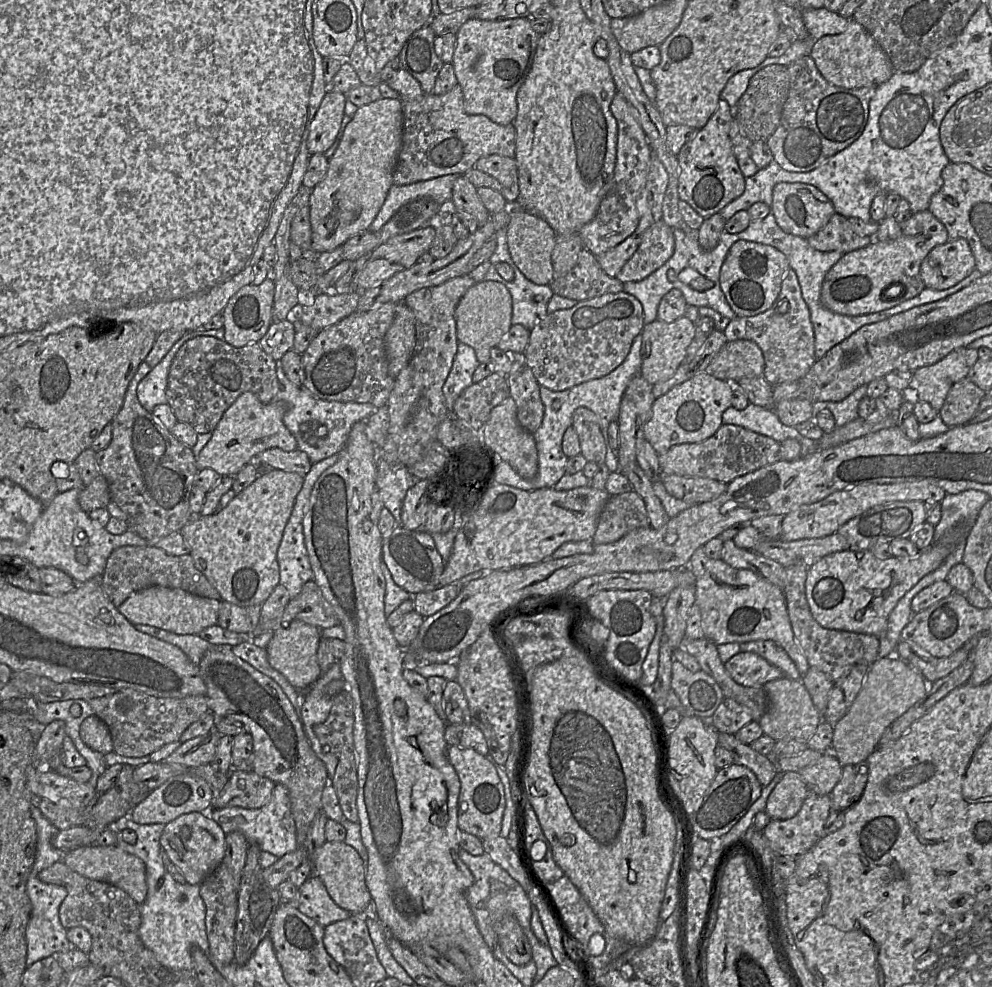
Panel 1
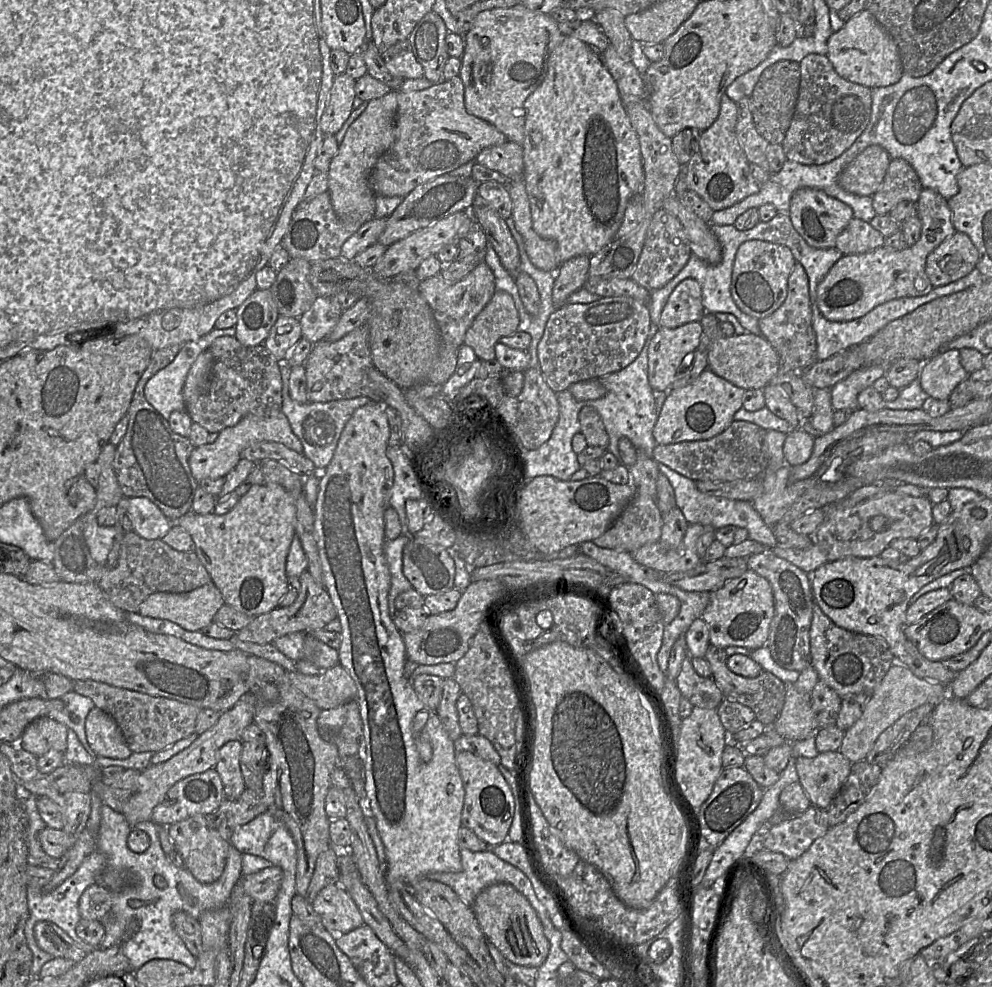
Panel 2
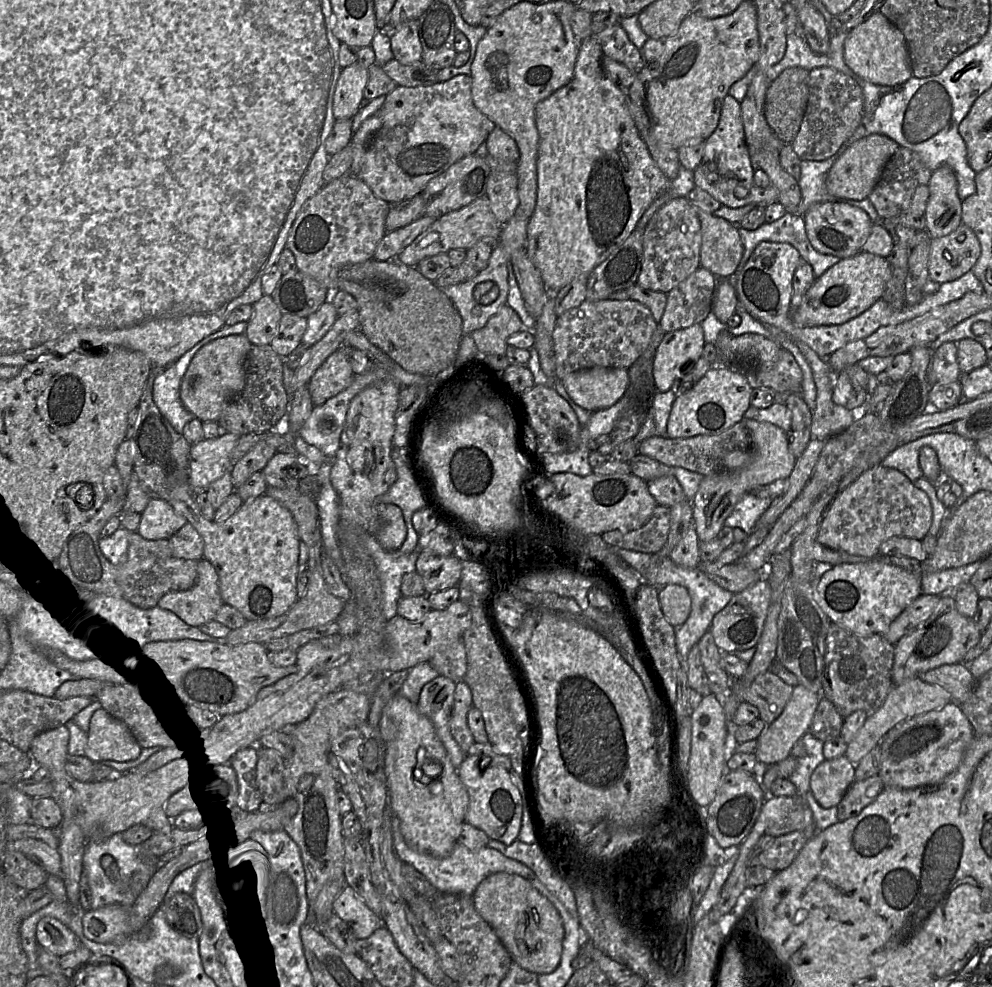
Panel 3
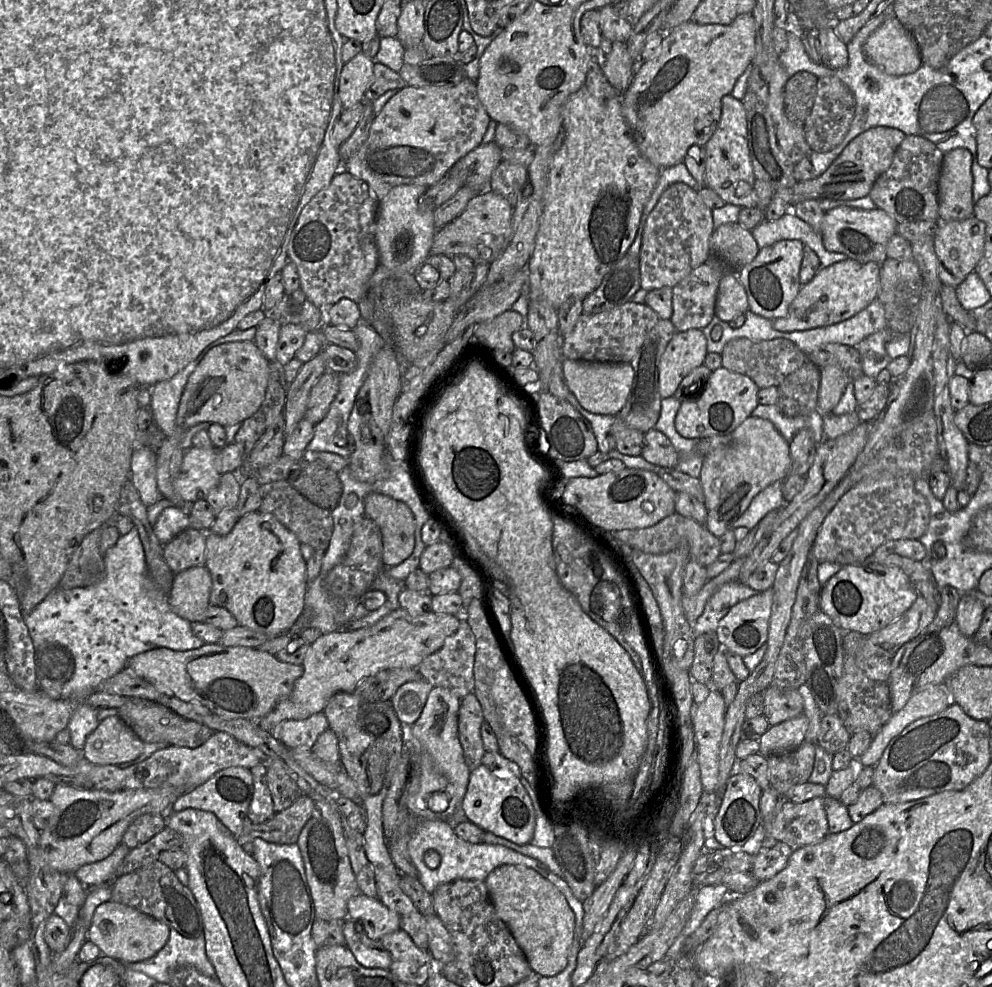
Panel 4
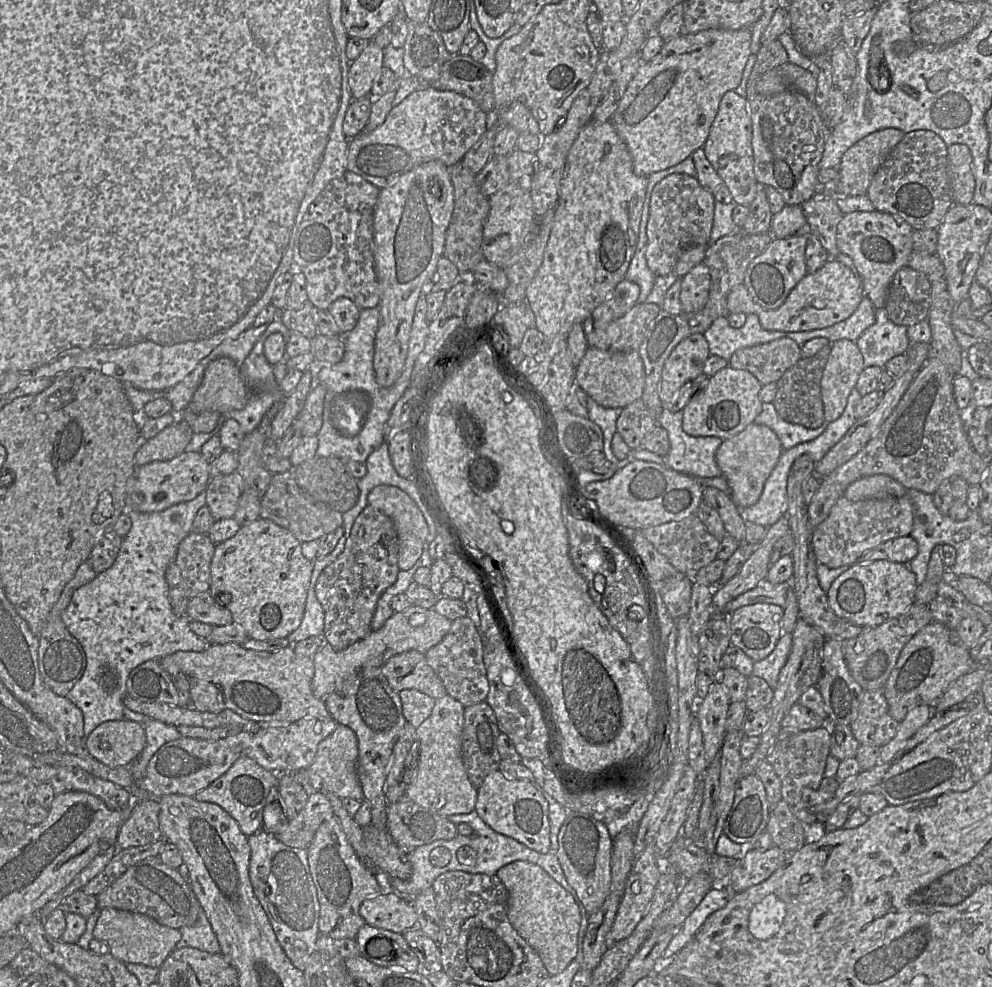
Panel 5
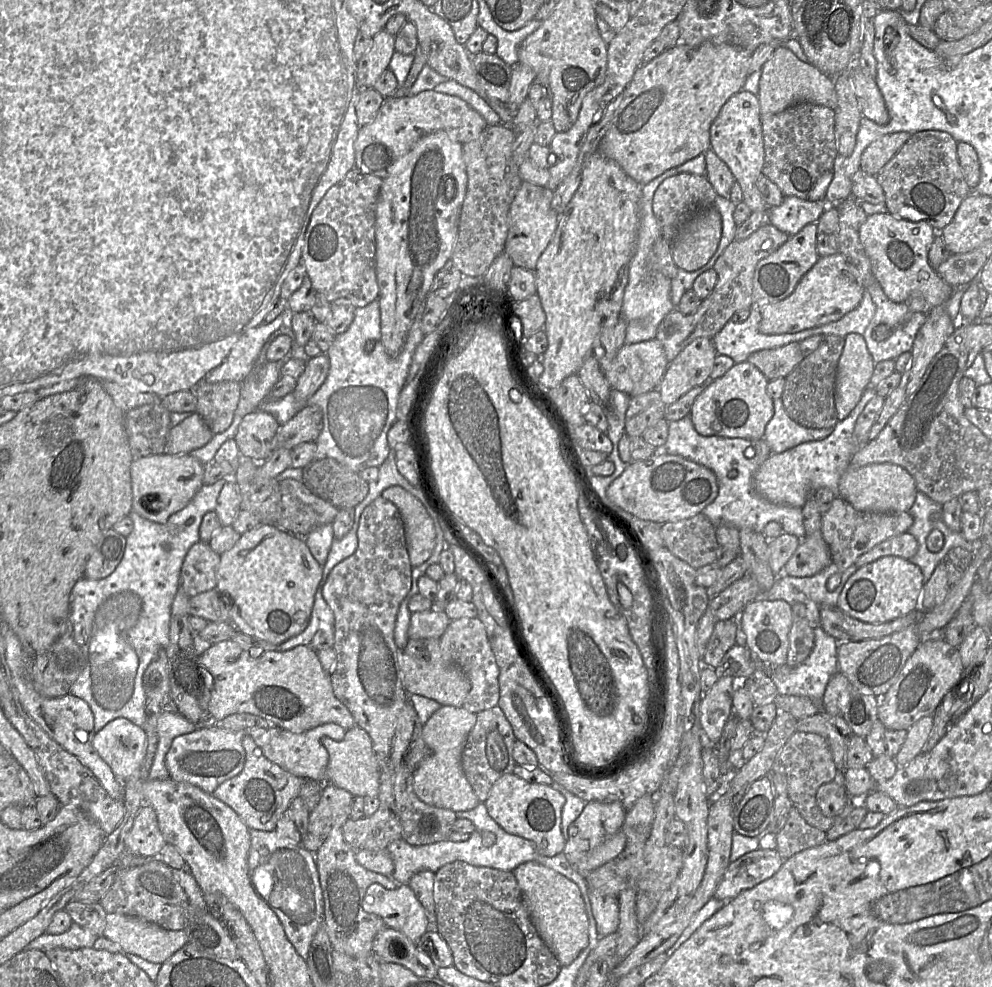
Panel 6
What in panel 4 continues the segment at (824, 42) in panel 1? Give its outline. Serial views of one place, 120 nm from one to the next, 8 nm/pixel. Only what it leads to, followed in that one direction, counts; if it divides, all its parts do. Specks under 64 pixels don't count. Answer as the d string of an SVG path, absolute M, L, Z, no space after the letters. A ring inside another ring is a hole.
M889 17L863 45L865 58L888 75L914 73L921 65L918 45L896 17Z

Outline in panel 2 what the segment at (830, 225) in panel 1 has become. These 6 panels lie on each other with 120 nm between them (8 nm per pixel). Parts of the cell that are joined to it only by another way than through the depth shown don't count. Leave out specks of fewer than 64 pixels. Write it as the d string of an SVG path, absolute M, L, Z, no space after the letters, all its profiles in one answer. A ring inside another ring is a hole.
M853 217L838 235L836 247L843 254L859 254L885 245L885 237L869 222Z

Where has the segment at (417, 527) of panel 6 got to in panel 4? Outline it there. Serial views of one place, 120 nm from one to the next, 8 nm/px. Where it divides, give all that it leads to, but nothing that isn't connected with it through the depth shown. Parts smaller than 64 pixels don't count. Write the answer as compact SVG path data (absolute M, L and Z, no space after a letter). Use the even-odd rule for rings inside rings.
M369 493L364 500L365 515L379 527L382 535L382 559L386 568L406 560L415 546L415 518L411 509L402 501L381 493Z

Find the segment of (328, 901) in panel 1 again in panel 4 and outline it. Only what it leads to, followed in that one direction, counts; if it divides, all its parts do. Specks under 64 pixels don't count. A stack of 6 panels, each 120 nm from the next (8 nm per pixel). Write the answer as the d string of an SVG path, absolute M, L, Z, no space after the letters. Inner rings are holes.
M357 894L347 904L347 919L362 924L364 932L372 940L400 929L398 916L389 910L377 897Z

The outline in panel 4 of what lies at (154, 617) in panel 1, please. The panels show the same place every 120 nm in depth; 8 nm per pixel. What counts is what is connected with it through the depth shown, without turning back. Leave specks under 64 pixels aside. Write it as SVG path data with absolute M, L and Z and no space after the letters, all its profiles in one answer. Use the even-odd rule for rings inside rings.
M205 565L189 567L175 574L168 602L180 617L202 622L210 605L211 587L211 574Z

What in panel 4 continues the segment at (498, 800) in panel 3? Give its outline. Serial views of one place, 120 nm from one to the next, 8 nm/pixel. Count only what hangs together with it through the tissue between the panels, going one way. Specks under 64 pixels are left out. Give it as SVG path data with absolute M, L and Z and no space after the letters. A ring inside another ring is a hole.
M485 765L477 767L470 772L461 810L467 821L517 845L529 844L533 838L536 812L526 789L515 776L498 775Z

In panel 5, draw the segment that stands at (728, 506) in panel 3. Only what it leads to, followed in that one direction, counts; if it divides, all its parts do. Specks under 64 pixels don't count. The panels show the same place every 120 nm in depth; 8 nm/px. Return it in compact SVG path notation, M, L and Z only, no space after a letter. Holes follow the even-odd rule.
M755 422L733 437L724 439L715 454L722 476L729 485L729 495L738 508L755 504L763 486L783 453L781 442L769 427Z

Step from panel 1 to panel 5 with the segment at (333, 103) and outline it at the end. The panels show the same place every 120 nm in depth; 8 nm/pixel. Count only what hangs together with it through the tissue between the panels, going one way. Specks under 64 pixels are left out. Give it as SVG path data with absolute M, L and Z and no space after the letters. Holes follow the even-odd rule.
M371 40L360 56L351 62L348 74L348 84L353 100L370 95L374 80L383 67L384 50Z

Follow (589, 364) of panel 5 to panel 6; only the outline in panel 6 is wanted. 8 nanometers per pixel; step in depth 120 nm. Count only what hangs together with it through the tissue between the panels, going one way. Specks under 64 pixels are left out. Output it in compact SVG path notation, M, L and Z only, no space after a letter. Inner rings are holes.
M654 339L634 344L625 344L613 359L599 359L601 370L613 390L627 394L629 397L658 390L669 362L661 343Z

